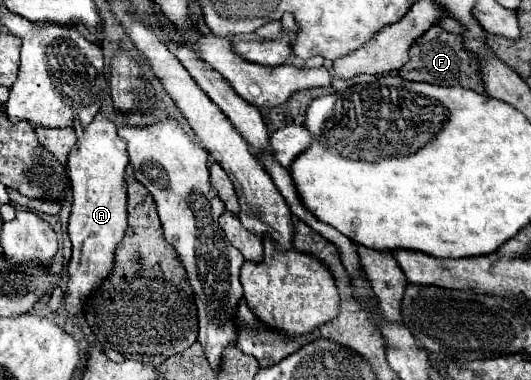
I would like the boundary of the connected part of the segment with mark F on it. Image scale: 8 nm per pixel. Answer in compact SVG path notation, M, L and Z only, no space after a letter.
M432 26L424 36L420 36L412 48L410 48L410 60L406 68L400 70L400 76L410 80L410 82L428 82L428 84L438 84L438 86L454 86L456 82L464 88L484 92L484 84L480 80L480 60L474 56L474 52L462 48L462 36L450 34L440 26Z

